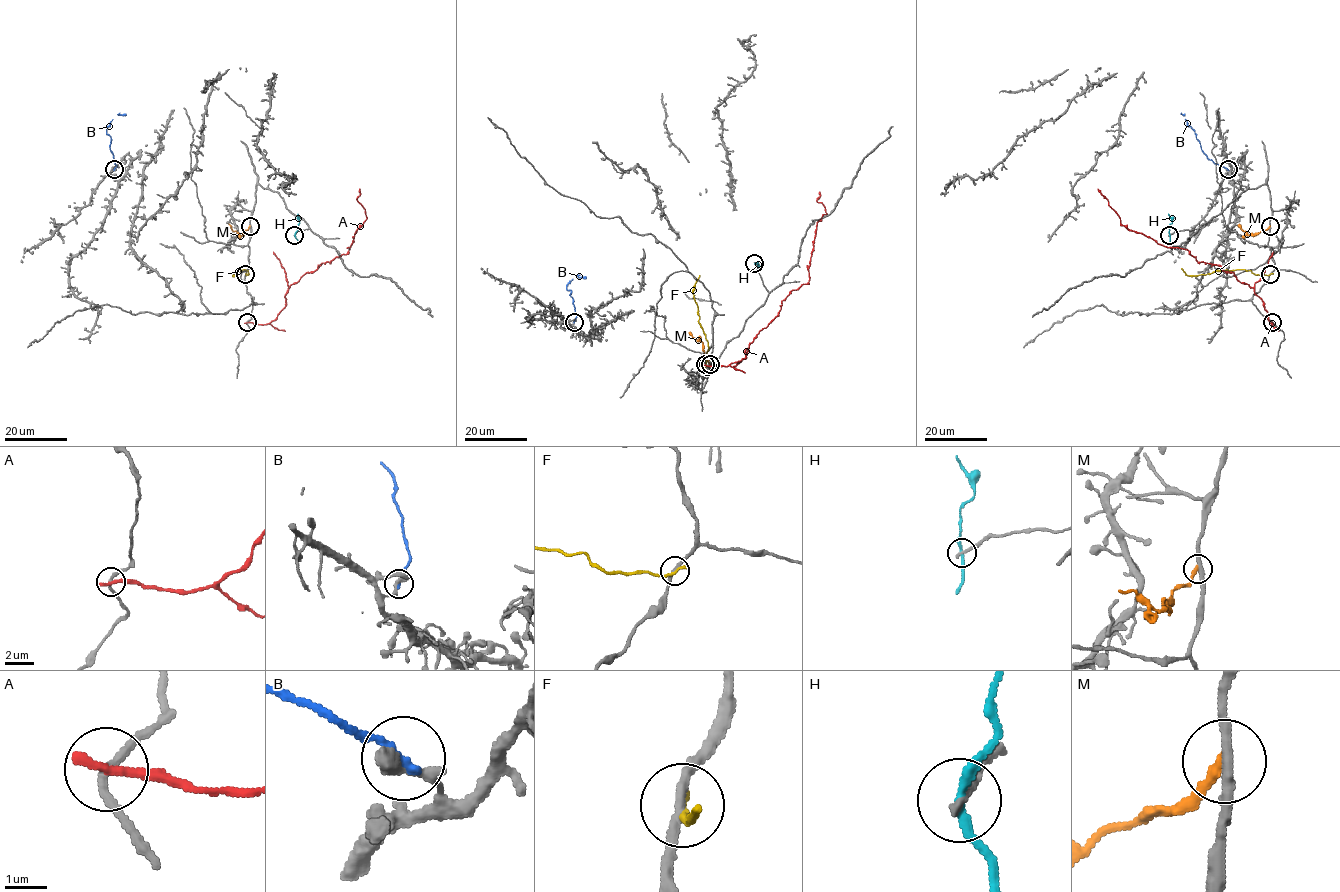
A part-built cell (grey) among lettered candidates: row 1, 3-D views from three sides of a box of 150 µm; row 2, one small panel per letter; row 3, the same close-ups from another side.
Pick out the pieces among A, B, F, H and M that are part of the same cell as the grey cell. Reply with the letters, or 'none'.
none

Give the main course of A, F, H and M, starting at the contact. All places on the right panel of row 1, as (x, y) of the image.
A: (1272, 322), (1254, 290), (1233, 273), (1198, 262), (1187, 250), (1158, 244), (1129, 230), (1097, 189)
F: (1270, 274), (1240, 269), (1187, 275), (1181, 268)
H: (1170, 235), (1172, 219), (1168, 214)
M: (1269, 226), (1247, 235), (1239, 224)

